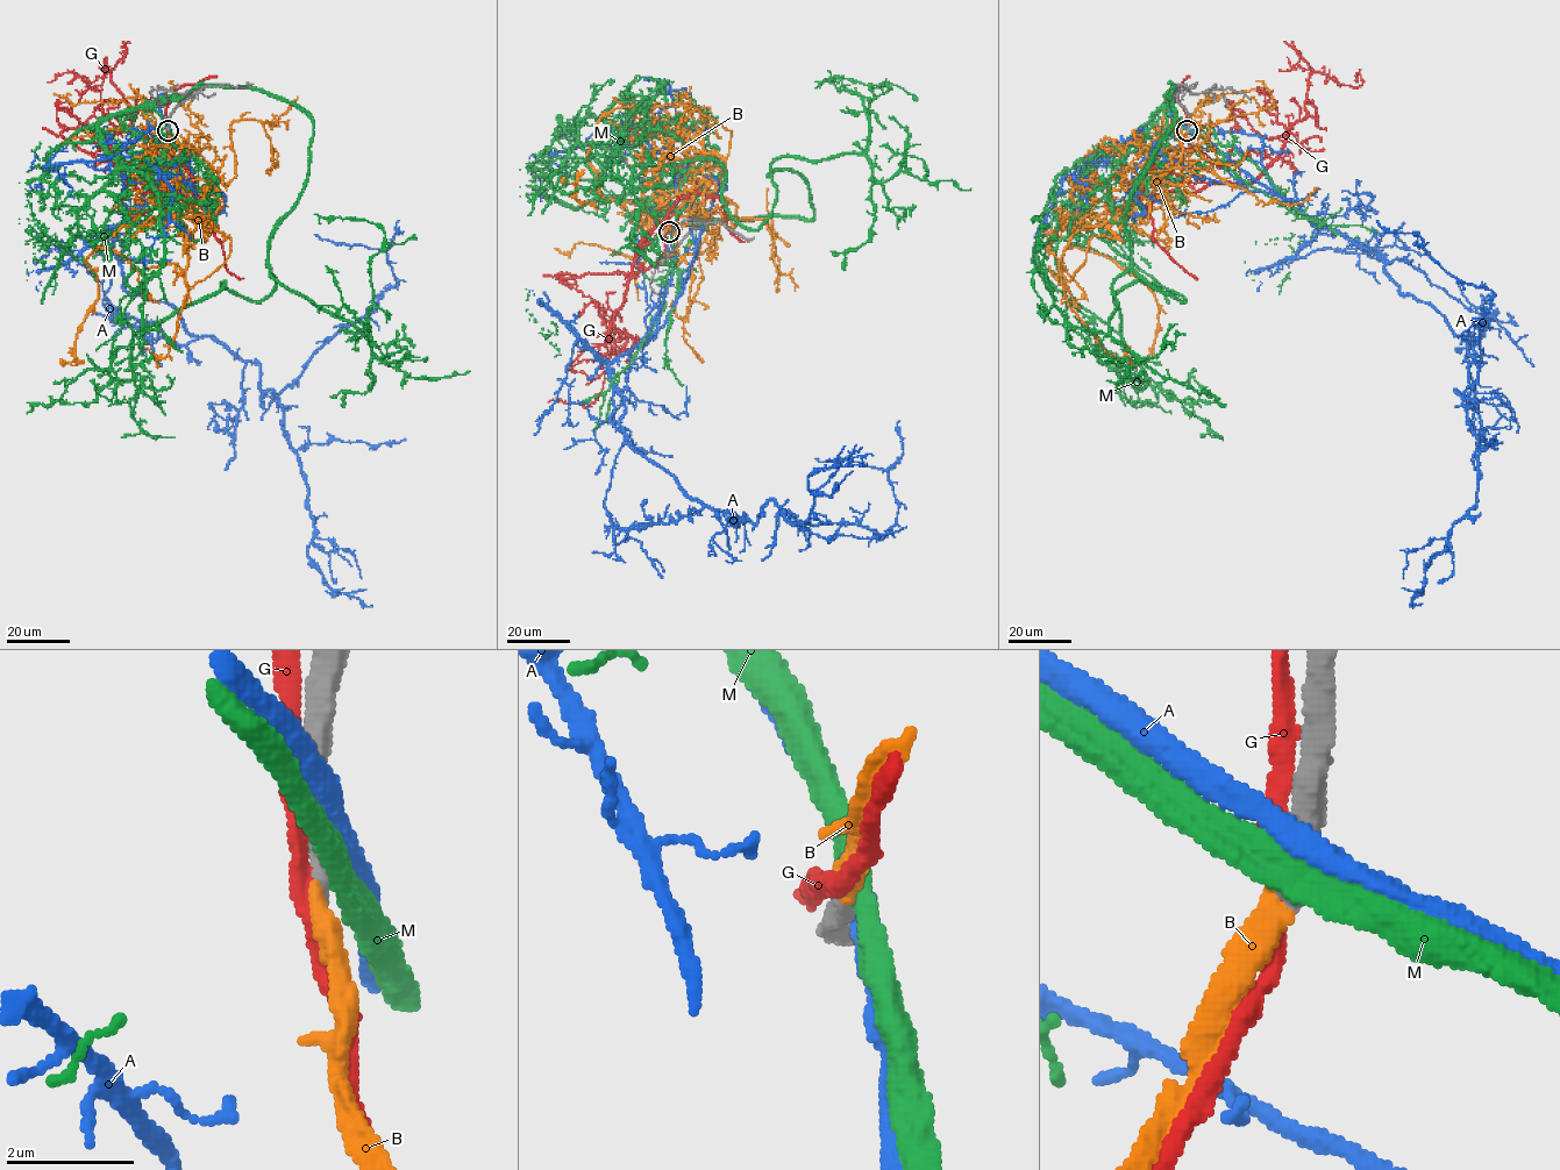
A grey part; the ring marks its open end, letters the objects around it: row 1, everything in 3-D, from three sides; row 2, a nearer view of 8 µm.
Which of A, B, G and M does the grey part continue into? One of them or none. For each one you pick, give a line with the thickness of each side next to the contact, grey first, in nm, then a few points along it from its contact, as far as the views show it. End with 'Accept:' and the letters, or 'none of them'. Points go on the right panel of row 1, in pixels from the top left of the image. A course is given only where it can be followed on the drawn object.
B: 400/400 nm | via (1187, 130), (1155, 188), (1060, 259), (1094, 251), (1152, 292), (1152, 349), (1125, 361)
Accept: B

